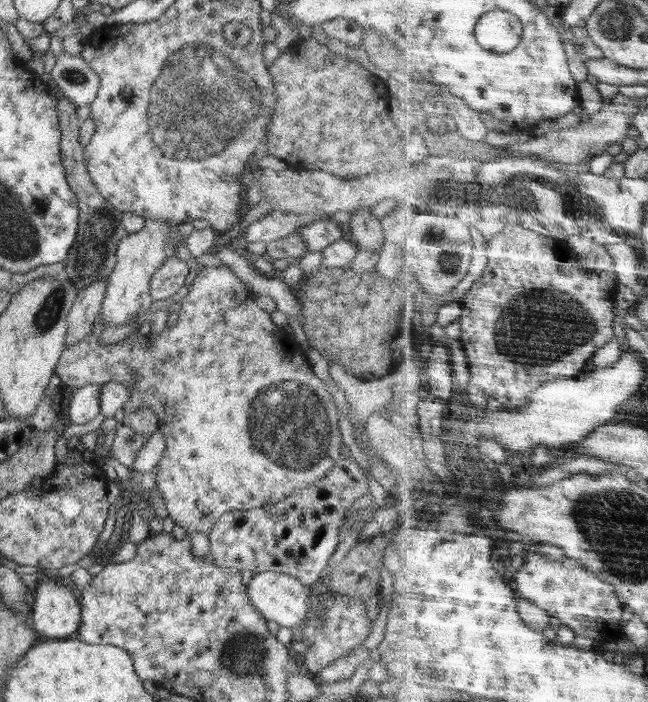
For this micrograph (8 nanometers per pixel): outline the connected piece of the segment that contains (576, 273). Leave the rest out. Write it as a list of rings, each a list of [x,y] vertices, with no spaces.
[[[522,226],[506,228],[488,243],[488,250],[490,268],[484,274],[486,278],[478,279],[476,286],[462,299],[464,314],[459,321],[464,335],[461,342],[469,358],[470,380],[474,385],[484,388],[490,398],[508,404],[509,409],[522,409],[530,404],[532,392],[547,383],[583,374],[588,362],[614,341],[614,297],[620,280],[616,273],[583,270],[576,260],[578,254],[566,242]]]

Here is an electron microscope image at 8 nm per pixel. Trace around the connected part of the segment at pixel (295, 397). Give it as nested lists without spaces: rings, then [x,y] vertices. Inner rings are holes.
[[[208,266],[202,268],[198,275],[190,283],[190,291],[184,296],[177,306],[178,324],[168,326],[160,334],[157,340],[151,342],[148,338],[148,346],[140,346],[140,343],[121,341],[116,344],[102,344],[94,334],[90,334],[85,340],[82,340],[74,346],[65,346],[58,364],[56,364],[56,375],[69,388],[79,389],[87,384],[104,385],[109,382],[122,383],[130,389],[130,400],[124,402],[122,410],[124,414],[133,413],[141,406],[150,407],[158,416],[158,429],[162,431],[166,439],[166,452],[162,460],[158,462],[156,469],[158,477],[156,478],[156,487],[154,490],[162,496],[163,502],[168,510],[169,516],[184,527],[187,534],[192,532],[210,533],[217,520],[224,514],[250,510],[252,508],[262,507],[263,504],[276,503],[284,500],[286,496],[296,490],[296,488],[306,488],[314,486],[318,480],[324,479],[334,466],[340,456],[340,446],[342,435],[338,427],[338,413],[333,394],[328,391],[324,381],[322,381],[312,371],[308,363],[308,352],[305,352],[300,343],[296,343],[290,336],[287,328],[276,326],[270,317],[270,313],[265,311],[257,304],[257,295],[254,291],[238,277],[228,266]]]

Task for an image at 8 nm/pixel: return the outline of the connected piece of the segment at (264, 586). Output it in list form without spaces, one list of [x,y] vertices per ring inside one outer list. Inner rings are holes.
[[[262,572],[255,574],[246,586],[250,603],[256,607],[268,620],[274,620],[280,626],[290,628],[293,624],[304,623],[313,613],[314,590],[307,587],[296,577],[277,572]]]

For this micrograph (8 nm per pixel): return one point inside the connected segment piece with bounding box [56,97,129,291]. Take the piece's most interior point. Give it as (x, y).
(93, 255)

